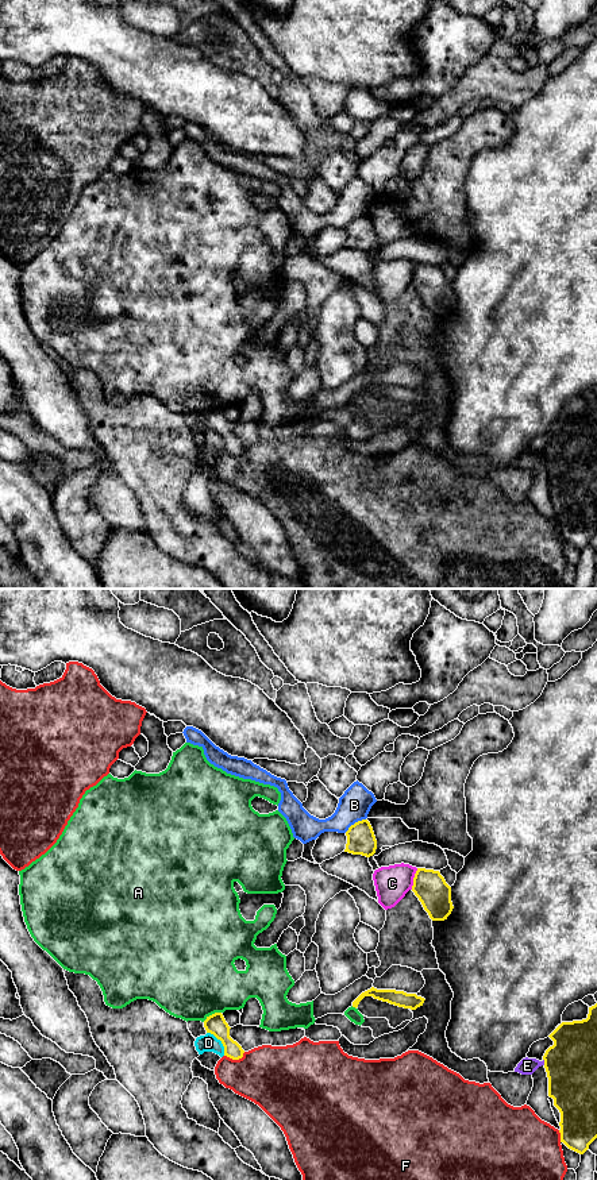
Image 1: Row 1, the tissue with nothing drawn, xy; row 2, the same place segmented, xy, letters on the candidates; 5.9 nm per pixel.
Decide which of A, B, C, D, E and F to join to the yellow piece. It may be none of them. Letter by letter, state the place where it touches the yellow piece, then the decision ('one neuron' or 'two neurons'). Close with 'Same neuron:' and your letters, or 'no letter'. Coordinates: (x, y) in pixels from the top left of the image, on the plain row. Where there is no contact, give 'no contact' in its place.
A: meets yellow in xy at (212, 409); two neurons
B: meets yellow in xy at (355, 218); two neurons
C: meets yellow in xy at (413, 274); two neurons
D: meets yellow in xy at (220, 435); two neurons
E: meets yellow in xy at (544, 457); two neurons
F: meets yellow in xy at (235, 454); two neurons
Same neuron: no letter

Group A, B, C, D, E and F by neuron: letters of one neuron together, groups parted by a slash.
A / B / C / D / E / F

